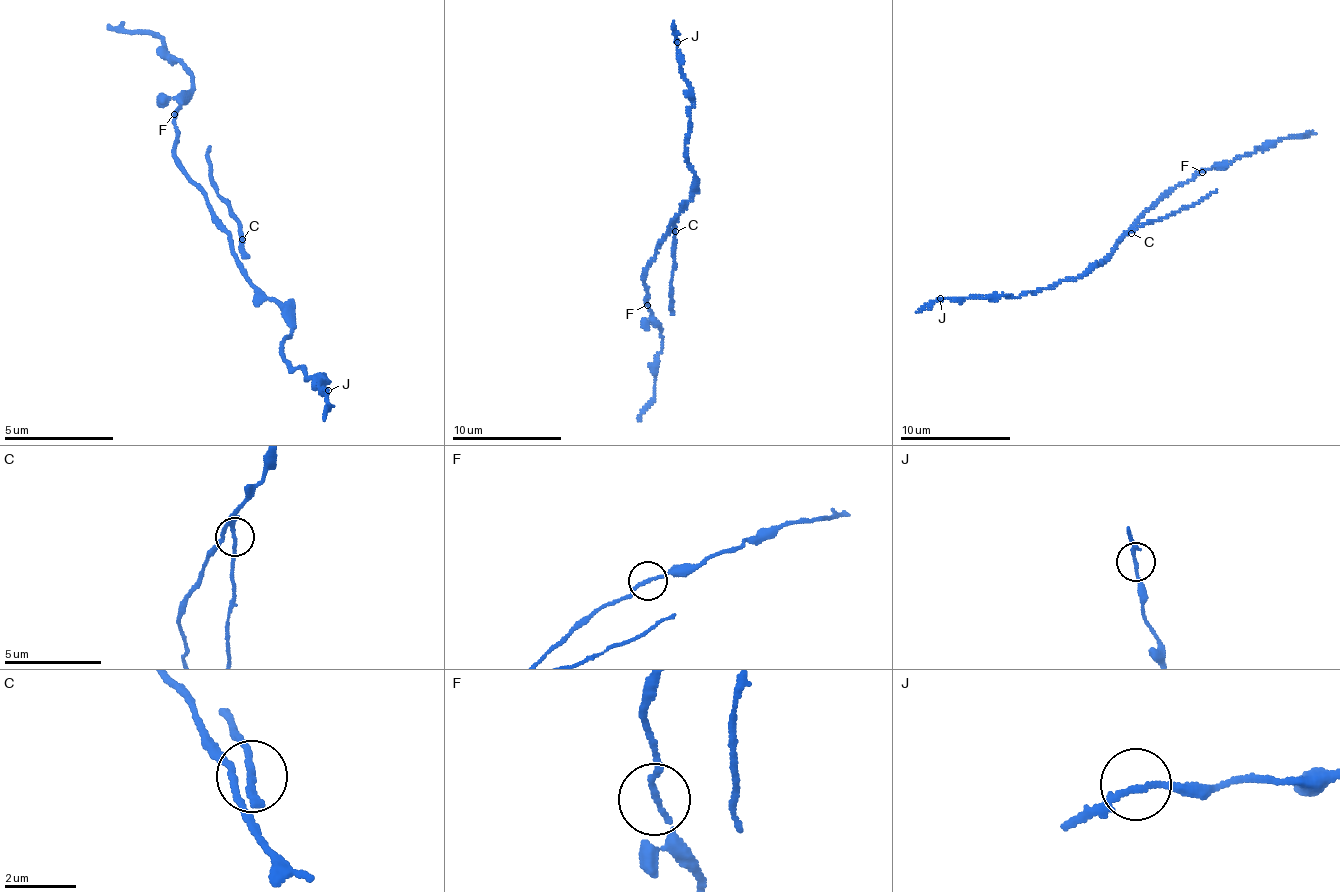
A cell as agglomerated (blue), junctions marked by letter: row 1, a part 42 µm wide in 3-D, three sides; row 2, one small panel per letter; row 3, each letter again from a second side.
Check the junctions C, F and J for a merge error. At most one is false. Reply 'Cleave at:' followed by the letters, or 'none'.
Cleave at: C

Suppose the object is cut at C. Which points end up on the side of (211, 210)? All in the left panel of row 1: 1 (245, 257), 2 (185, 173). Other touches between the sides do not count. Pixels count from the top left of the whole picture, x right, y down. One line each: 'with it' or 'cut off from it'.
1: cut off from it
2: with it

